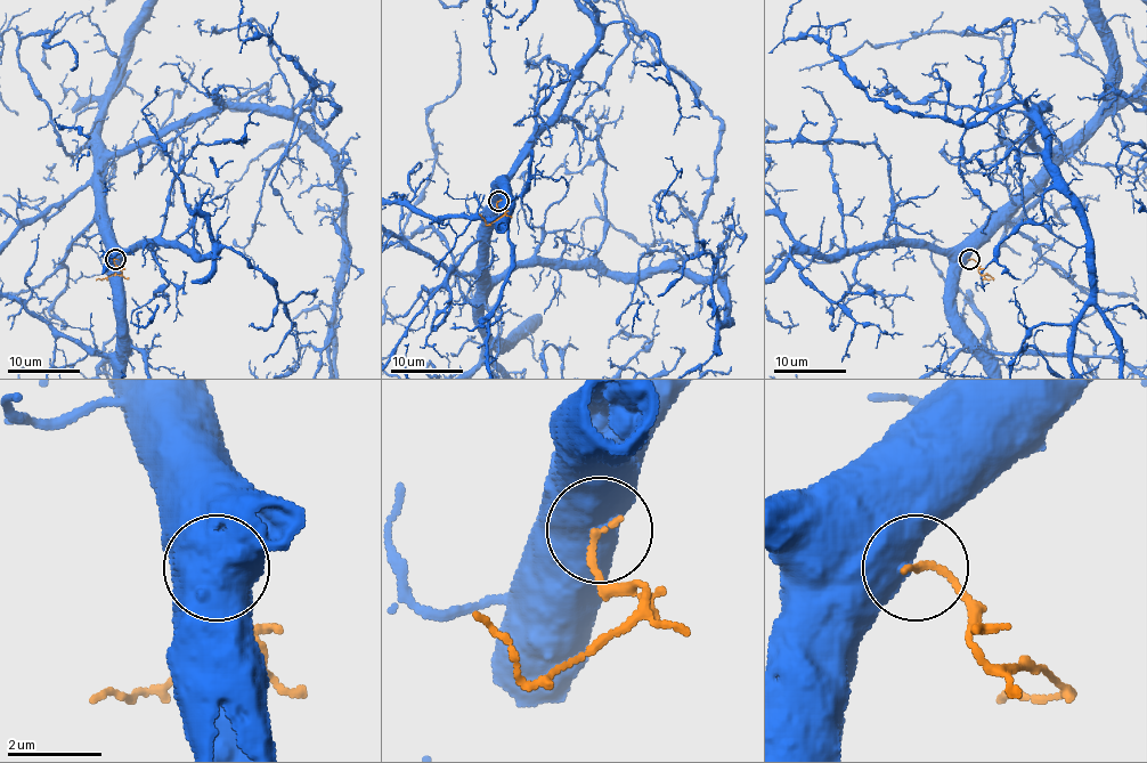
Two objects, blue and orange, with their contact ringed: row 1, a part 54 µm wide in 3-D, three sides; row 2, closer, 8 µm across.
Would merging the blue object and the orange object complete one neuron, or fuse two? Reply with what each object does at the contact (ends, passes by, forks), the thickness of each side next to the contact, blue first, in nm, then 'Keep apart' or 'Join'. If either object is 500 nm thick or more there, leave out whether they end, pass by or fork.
Thickness 700 nm (blue) against 160 nm. Join

